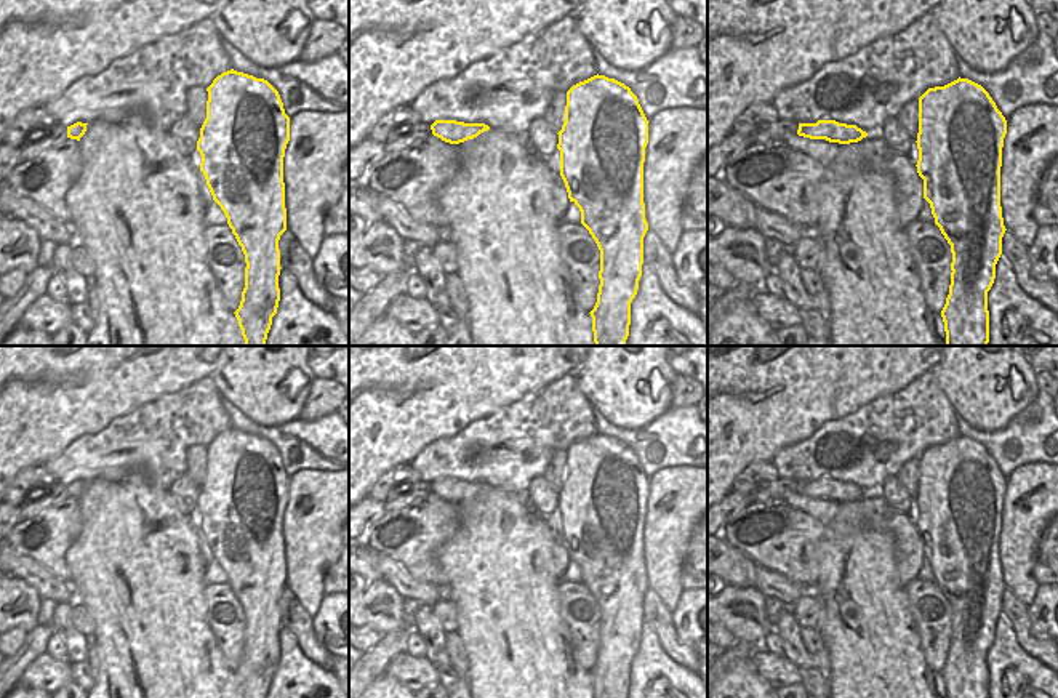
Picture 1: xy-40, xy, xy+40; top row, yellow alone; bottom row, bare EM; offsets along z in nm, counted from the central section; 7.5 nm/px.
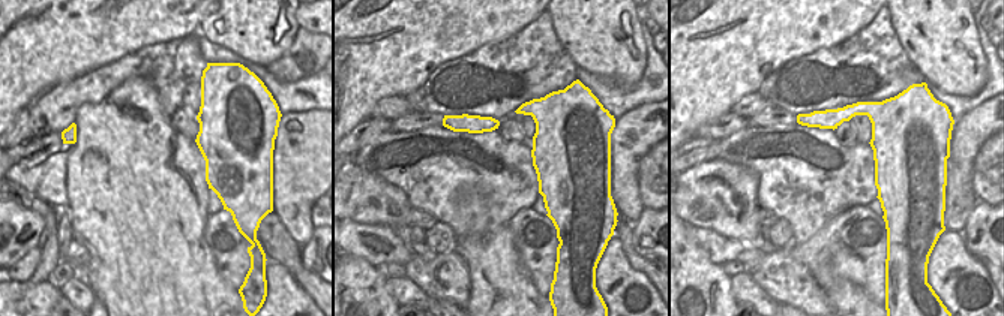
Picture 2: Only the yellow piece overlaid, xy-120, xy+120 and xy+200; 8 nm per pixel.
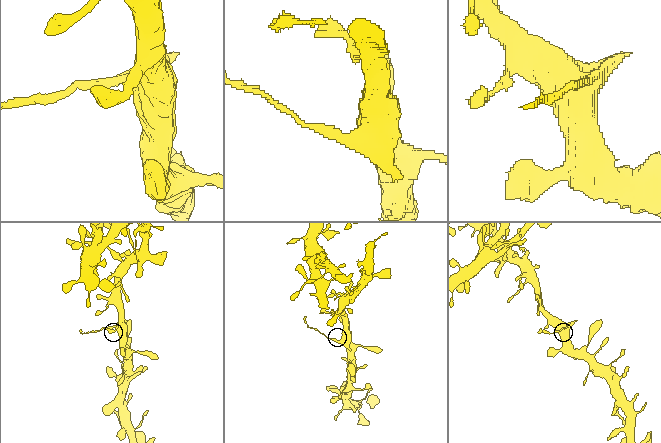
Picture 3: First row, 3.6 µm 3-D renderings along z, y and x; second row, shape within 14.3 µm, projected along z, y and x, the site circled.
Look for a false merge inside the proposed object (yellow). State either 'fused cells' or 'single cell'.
fused cells

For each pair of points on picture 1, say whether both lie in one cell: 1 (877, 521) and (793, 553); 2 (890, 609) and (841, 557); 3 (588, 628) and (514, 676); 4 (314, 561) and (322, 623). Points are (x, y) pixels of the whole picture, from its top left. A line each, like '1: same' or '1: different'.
1: same
2: same
3: different
4: different

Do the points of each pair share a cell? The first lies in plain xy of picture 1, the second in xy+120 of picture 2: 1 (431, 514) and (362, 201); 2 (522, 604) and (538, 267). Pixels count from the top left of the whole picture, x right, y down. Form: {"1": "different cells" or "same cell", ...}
{"1": "different cells", "2": "different cells"}

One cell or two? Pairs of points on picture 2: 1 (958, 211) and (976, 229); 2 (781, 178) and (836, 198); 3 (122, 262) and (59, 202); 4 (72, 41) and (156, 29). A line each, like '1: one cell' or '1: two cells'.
1: two cells
2: one cell
3: two cells
4: one cell

